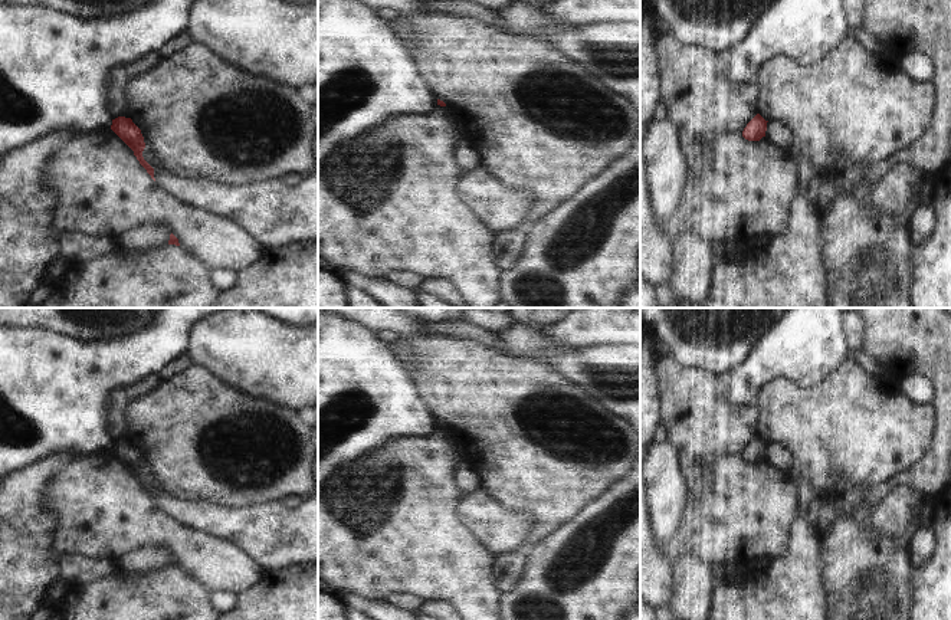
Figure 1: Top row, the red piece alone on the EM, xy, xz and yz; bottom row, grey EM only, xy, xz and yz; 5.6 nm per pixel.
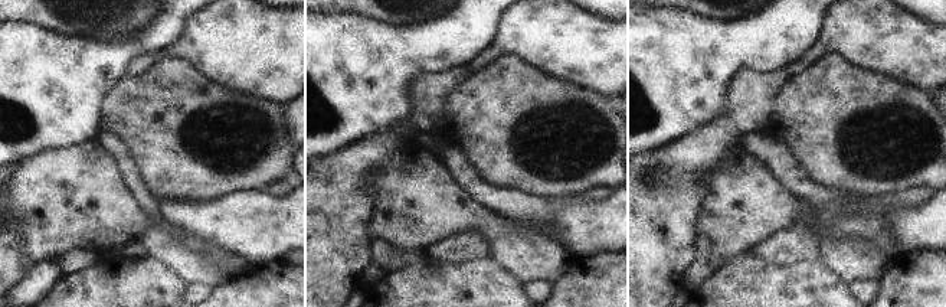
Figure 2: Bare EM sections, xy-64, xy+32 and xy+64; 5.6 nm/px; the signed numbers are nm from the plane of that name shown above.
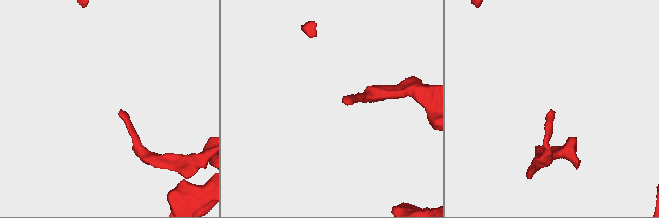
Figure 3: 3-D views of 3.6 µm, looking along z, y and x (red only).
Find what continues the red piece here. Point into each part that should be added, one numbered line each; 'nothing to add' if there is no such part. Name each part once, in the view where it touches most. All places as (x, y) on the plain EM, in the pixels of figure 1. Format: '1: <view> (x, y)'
nothing to add

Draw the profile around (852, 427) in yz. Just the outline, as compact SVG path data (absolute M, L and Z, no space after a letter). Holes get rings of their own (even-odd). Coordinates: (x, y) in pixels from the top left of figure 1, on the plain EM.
M846 360L819 386L801 388L788 380L774 380L764 387L758 409L760 437L777 443L791 455L790 478L806 478L817 493L827 495L840 482L872 486L888 482L912 469L929 450L935 436L935 404L914 404L901 390L891 388L882 377L872 377L859 364Z

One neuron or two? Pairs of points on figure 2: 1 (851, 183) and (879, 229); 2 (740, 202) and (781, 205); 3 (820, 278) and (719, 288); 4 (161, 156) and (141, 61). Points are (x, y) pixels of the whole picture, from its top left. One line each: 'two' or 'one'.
1: two
2: one
3: one
4: two

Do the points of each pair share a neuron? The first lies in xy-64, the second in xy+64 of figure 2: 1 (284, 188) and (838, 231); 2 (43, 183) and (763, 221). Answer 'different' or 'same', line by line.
1: same
2: same

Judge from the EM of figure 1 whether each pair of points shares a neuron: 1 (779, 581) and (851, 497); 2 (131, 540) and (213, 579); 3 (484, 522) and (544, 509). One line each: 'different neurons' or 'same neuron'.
1: different neurons
2: same neuron
3: different neurons

